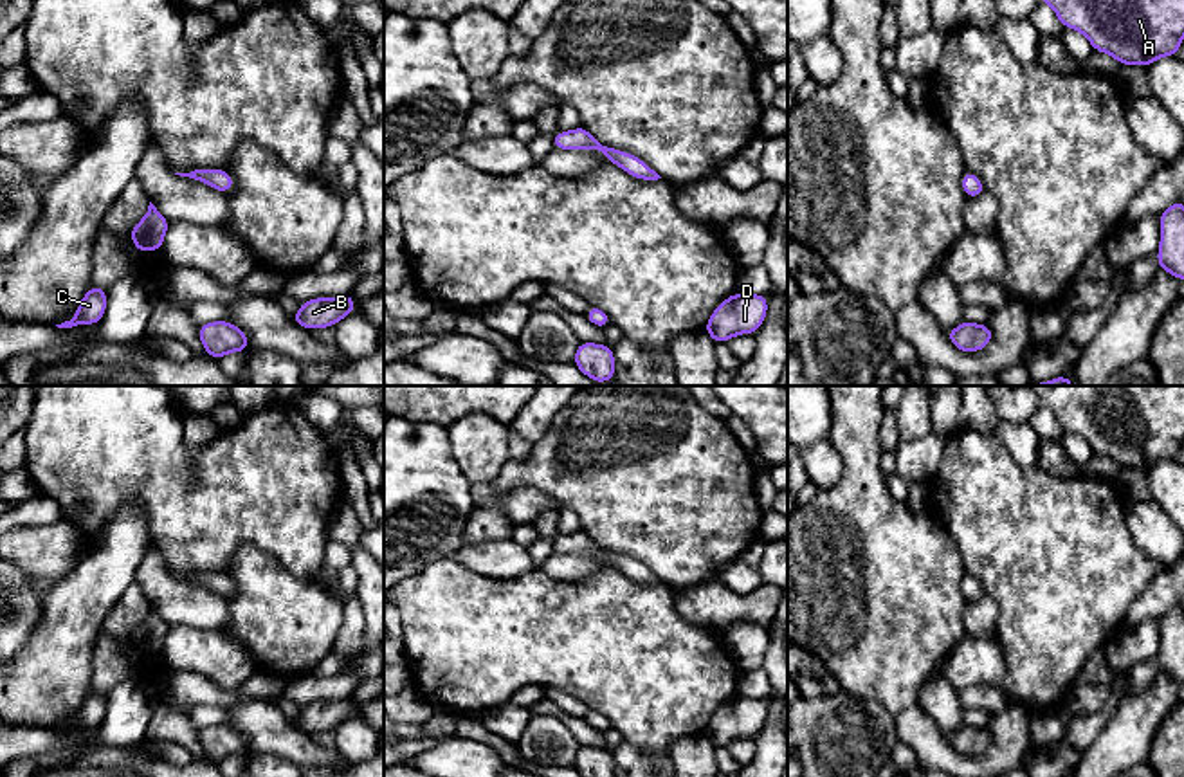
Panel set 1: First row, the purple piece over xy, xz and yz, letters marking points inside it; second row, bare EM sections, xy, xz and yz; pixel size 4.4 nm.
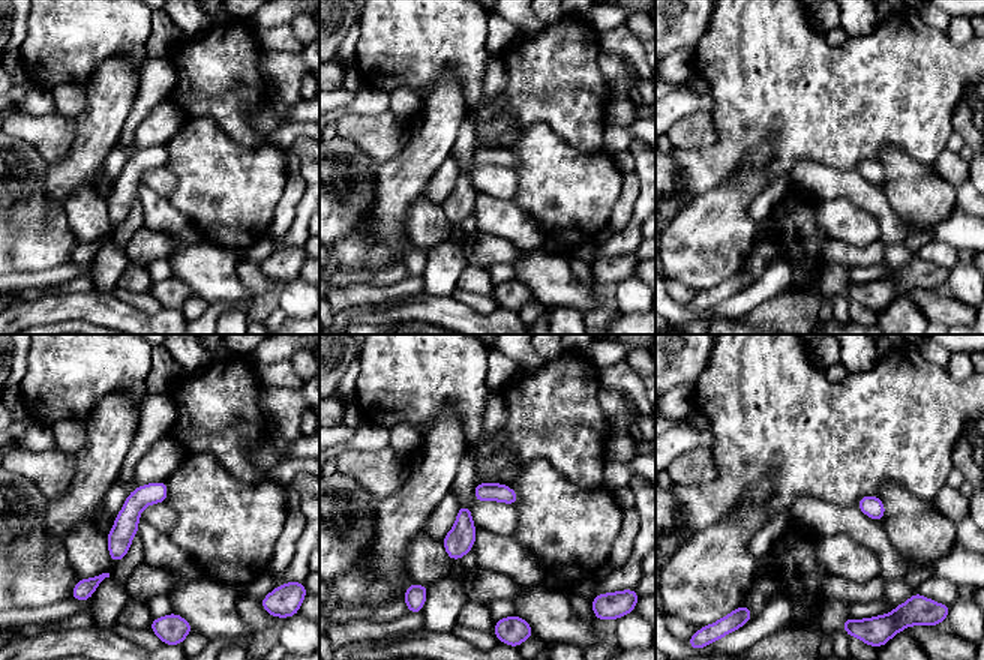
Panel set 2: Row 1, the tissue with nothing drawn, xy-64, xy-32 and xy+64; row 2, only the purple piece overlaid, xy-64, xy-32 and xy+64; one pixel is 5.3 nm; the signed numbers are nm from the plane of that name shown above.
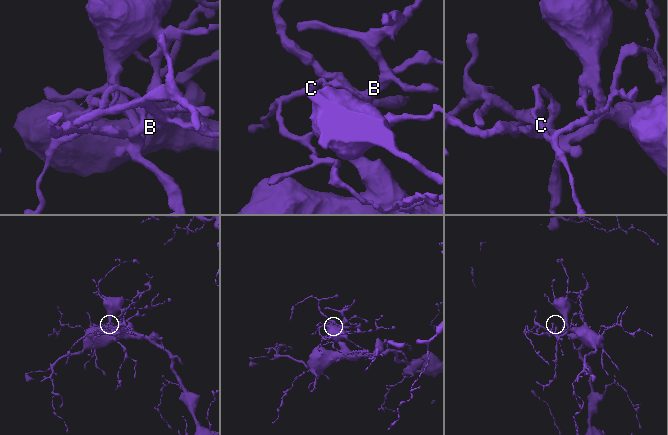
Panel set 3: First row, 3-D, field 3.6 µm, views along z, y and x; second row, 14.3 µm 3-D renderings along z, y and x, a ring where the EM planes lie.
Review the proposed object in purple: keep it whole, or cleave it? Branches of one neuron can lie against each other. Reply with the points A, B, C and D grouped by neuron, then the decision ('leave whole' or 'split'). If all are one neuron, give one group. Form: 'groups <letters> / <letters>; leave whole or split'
groups A B C D; leave whole

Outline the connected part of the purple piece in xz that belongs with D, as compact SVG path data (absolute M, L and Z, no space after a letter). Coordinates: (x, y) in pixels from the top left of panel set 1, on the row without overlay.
M735 696L710 719L705 736L717 746L726 746L739 737L755 737L768 718L768 701Z

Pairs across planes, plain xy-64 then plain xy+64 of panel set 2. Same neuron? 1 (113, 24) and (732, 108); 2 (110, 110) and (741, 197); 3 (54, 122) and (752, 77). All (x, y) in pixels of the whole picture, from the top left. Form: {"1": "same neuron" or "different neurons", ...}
{"1": "same neuron", "2": "same neuron", "3": "different neurons"}

